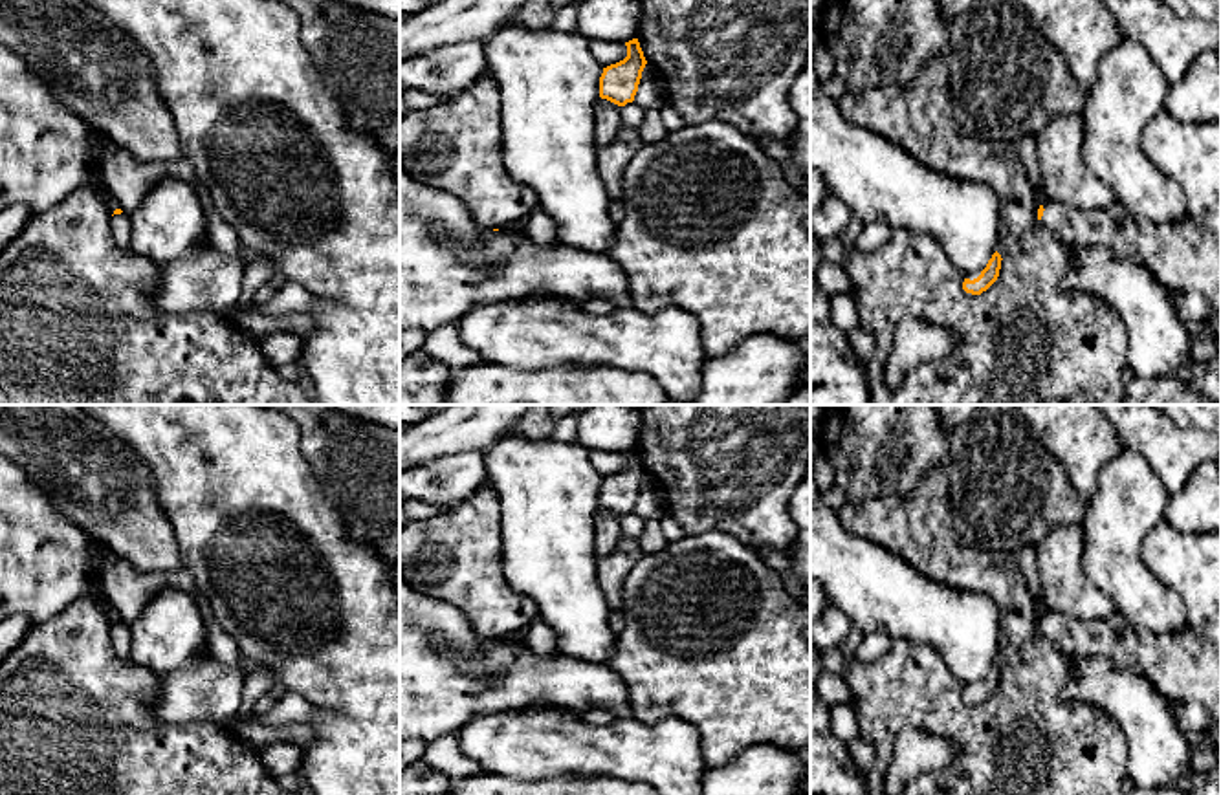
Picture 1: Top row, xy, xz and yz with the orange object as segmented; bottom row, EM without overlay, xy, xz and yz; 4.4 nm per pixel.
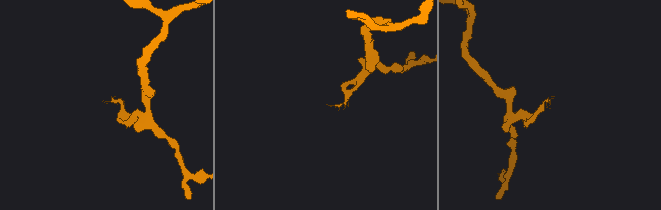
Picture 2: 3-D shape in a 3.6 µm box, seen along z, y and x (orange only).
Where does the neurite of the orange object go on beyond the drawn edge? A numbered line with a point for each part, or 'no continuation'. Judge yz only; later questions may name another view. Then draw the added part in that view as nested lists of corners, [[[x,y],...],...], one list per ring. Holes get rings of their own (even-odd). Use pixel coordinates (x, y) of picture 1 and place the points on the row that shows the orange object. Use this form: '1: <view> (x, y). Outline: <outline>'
1: yz (1183, 257). Outline: [[[1043,200],[1041,227],[1067,245],[1104,245],[1144,266],[1164,289],[1203,295],[1221,313],[1221,244],[1190,216],[1146,225],[1118,201],[1084,211]]]

